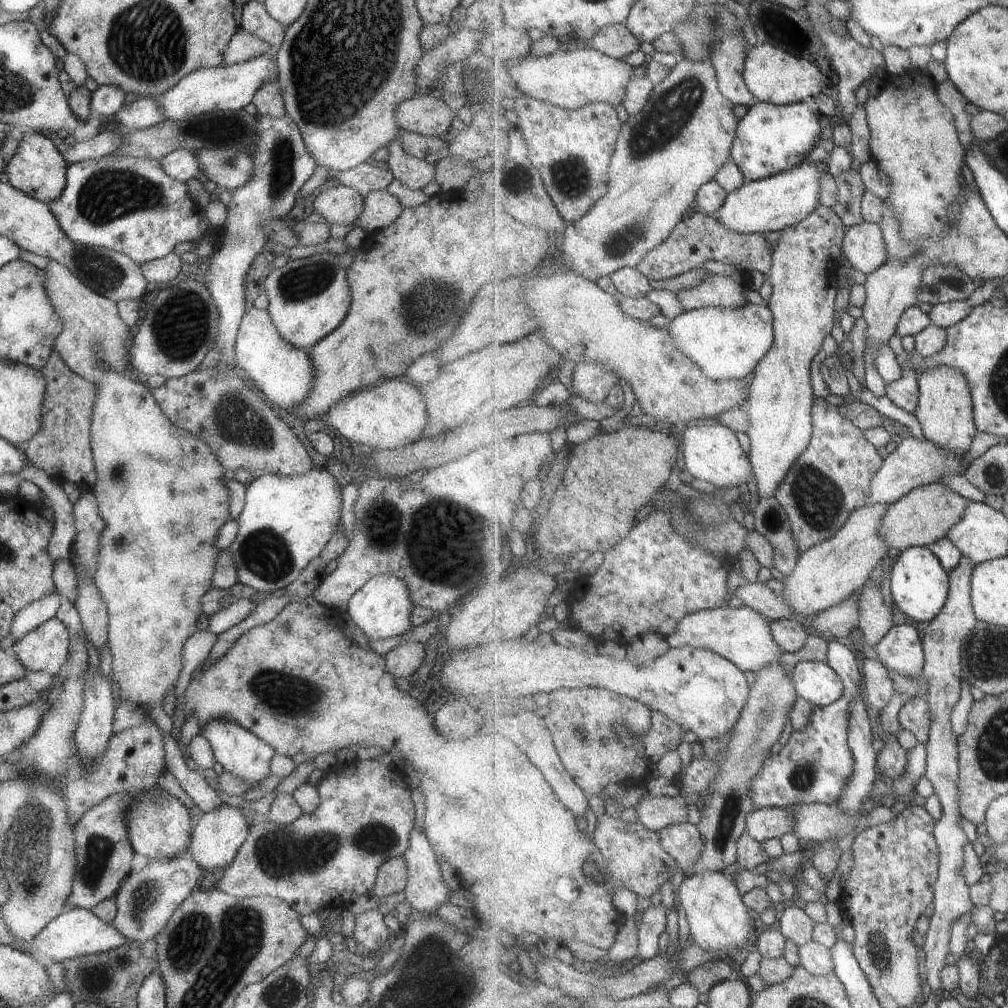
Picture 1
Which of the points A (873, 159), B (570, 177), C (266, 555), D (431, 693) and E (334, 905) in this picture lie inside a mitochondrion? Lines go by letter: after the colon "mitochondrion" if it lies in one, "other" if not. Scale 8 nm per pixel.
A: other
B: mitochondrion
C: mitochondrion
D: other
E: other

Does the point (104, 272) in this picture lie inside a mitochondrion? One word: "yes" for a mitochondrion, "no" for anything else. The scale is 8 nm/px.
yes

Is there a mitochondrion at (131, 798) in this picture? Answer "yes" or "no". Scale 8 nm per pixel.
no

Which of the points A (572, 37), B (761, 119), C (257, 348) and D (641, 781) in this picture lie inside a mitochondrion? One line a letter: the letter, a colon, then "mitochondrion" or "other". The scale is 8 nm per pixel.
A: other
B: other
C: other
D: other

